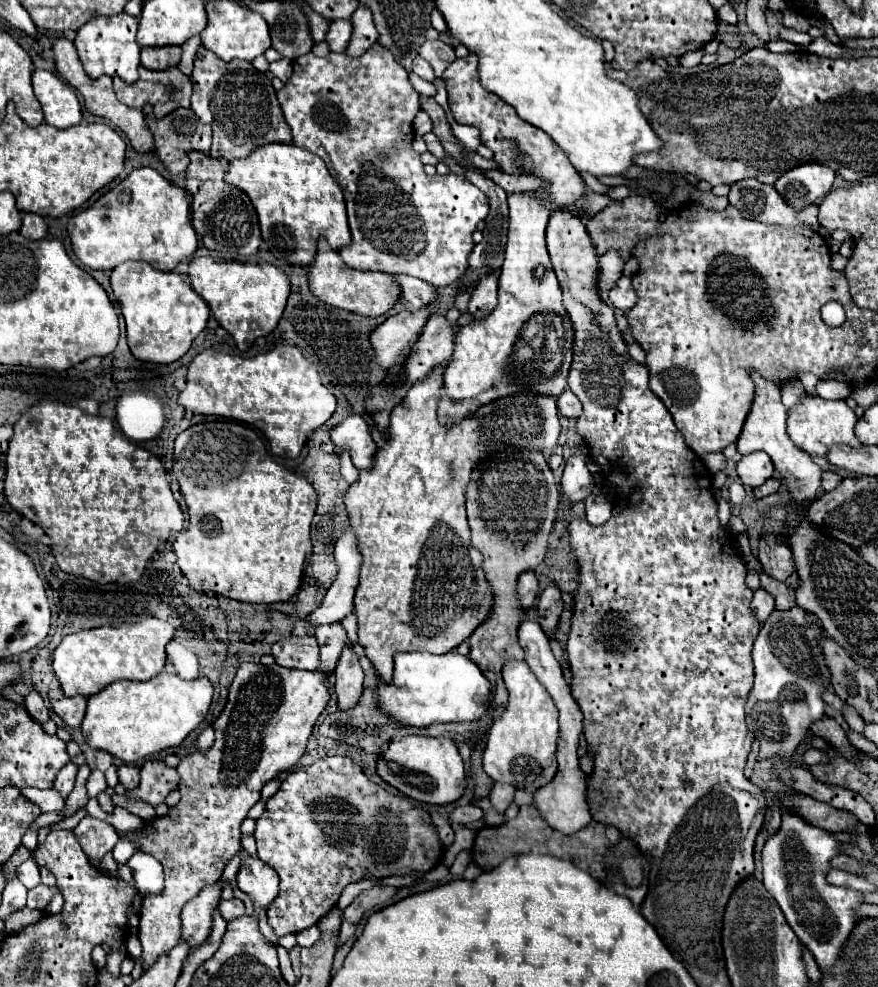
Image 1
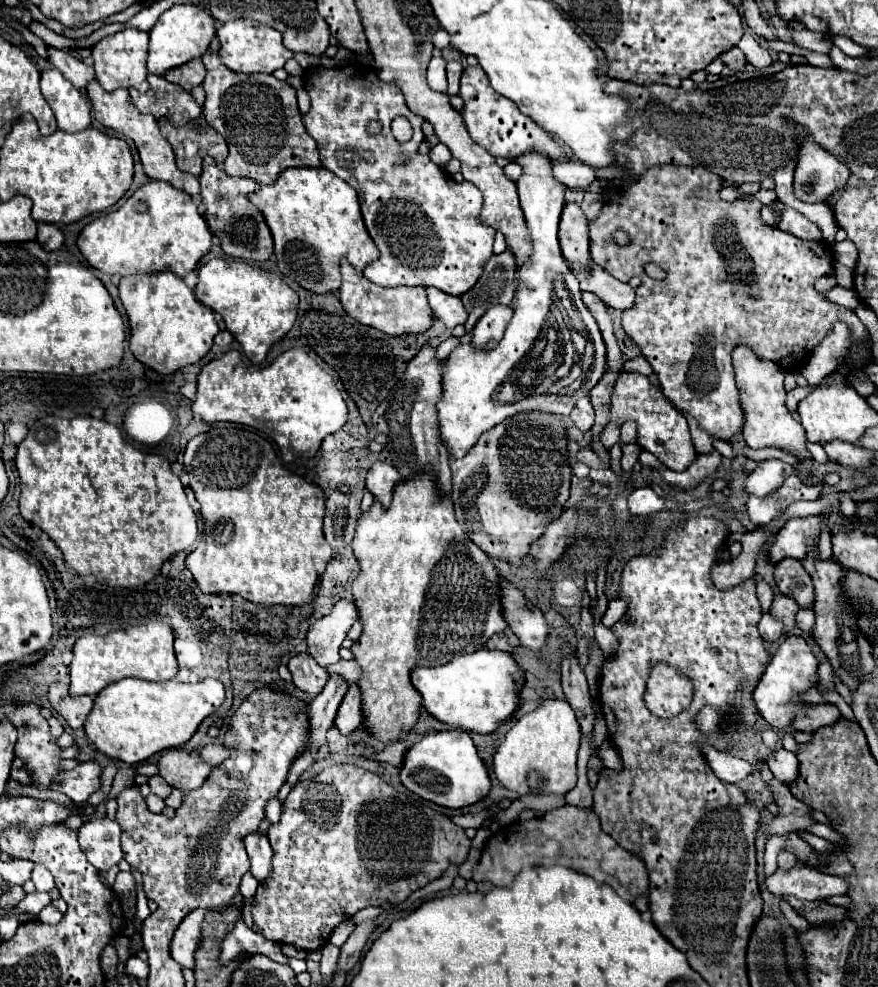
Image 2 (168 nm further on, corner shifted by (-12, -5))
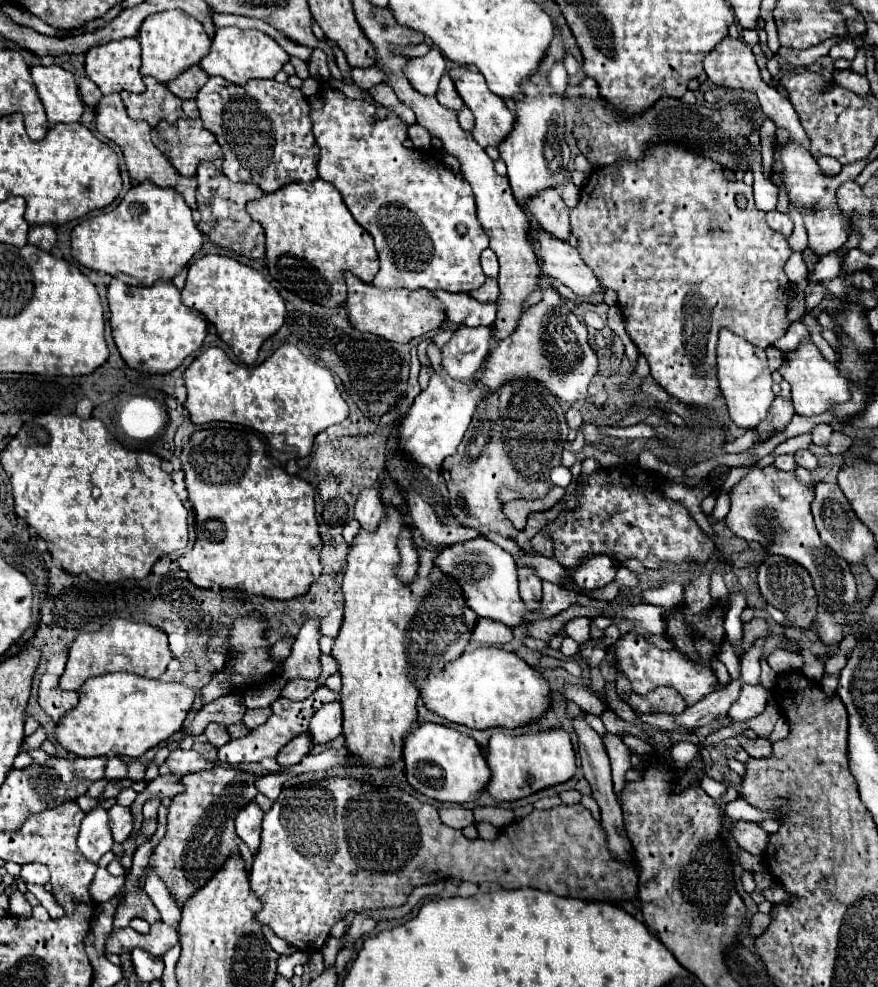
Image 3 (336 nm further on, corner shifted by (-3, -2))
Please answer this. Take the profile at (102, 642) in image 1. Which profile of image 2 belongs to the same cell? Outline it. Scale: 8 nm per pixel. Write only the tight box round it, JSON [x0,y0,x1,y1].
[70,622,178,696]

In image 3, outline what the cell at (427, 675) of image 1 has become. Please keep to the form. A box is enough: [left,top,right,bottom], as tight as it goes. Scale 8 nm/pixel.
[421,647,551,729]

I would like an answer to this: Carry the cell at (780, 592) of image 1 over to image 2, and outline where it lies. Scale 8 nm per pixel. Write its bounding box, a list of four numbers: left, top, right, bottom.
[770,592,798,634]

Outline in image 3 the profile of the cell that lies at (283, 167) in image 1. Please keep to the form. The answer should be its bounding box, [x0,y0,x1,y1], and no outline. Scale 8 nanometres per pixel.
[247,179,379,309]

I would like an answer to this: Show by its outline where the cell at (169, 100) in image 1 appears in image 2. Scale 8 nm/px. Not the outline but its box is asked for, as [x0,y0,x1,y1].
[130,74,202,126]

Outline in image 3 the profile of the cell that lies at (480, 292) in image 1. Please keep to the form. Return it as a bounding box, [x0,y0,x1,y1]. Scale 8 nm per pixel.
[441,327,493,379]

